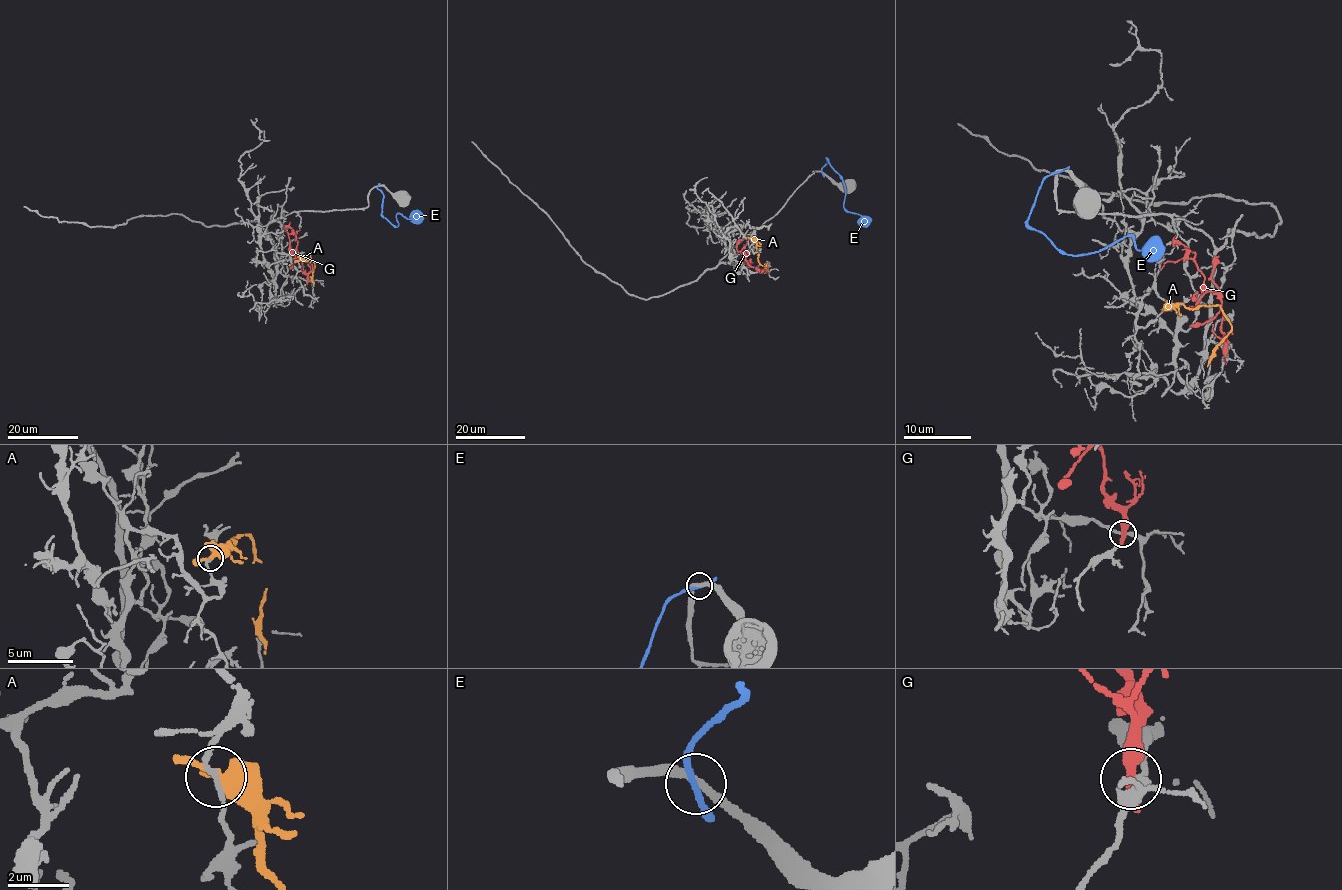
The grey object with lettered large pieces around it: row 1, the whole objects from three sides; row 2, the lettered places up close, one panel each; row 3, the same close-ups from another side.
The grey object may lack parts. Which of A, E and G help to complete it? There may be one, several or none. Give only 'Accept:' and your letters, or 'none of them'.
Accept: none of them

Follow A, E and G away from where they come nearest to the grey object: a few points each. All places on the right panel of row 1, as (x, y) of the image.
A: (1166, 309), (1180, 303), (1191, 309), (1211, 305), (1223, 310), (1231, 333), (1217, 347), (1207, 366)
E: (1060, 170), (1042, 183), (1028, 223), (1060, 251), (1097, 252), (1126, 235), (1138, 250), (1150, 243), (1164, 250)
G: (1225, 356), (1222, 302), (1206, 288), (1204, 275), (1189, 258), (1166, 261), (1161, 269)

